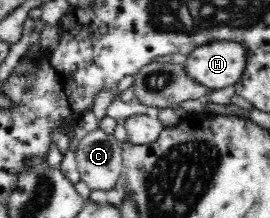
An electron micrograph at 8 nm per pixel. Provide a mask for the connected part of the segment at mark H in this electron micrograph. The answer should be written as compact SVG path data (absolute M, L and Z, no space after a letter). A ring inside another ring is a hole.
M216 42L197 46L186 55L184 71L187 78L207 90L234 86L246 66L246 49L237 42Z

